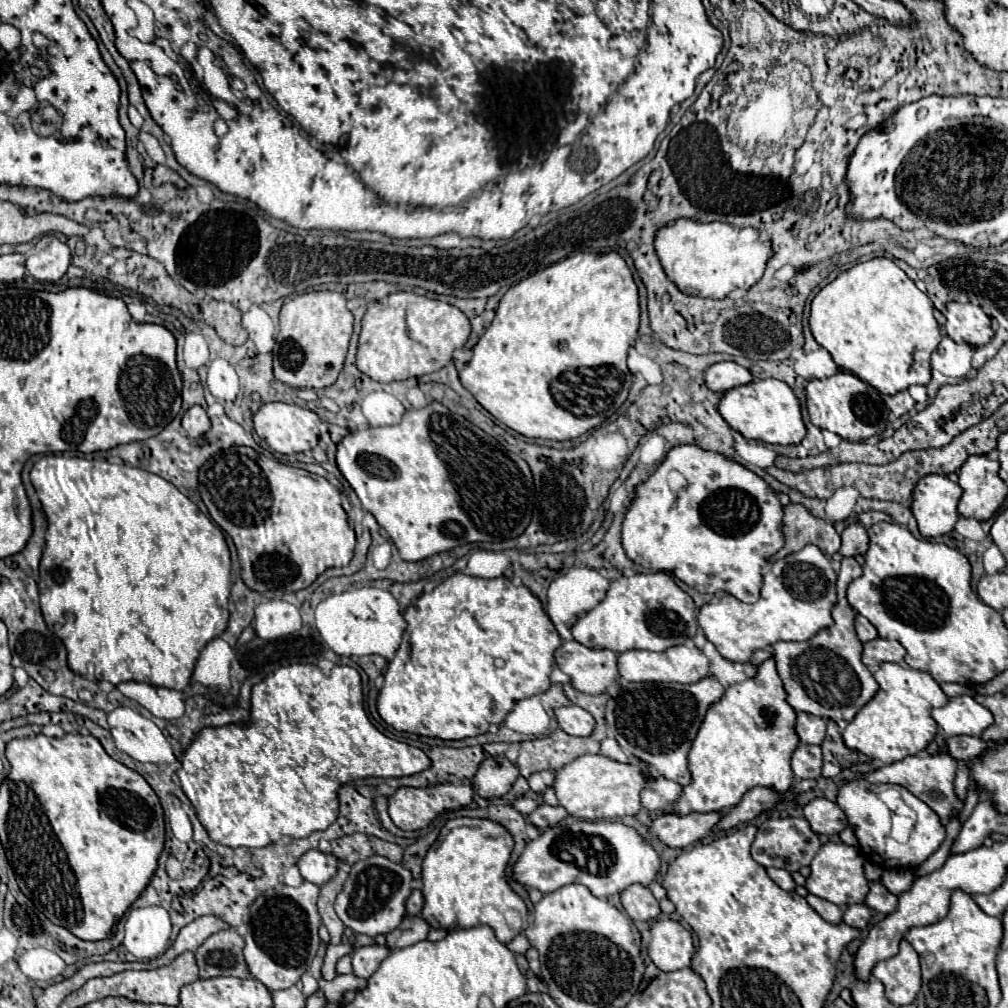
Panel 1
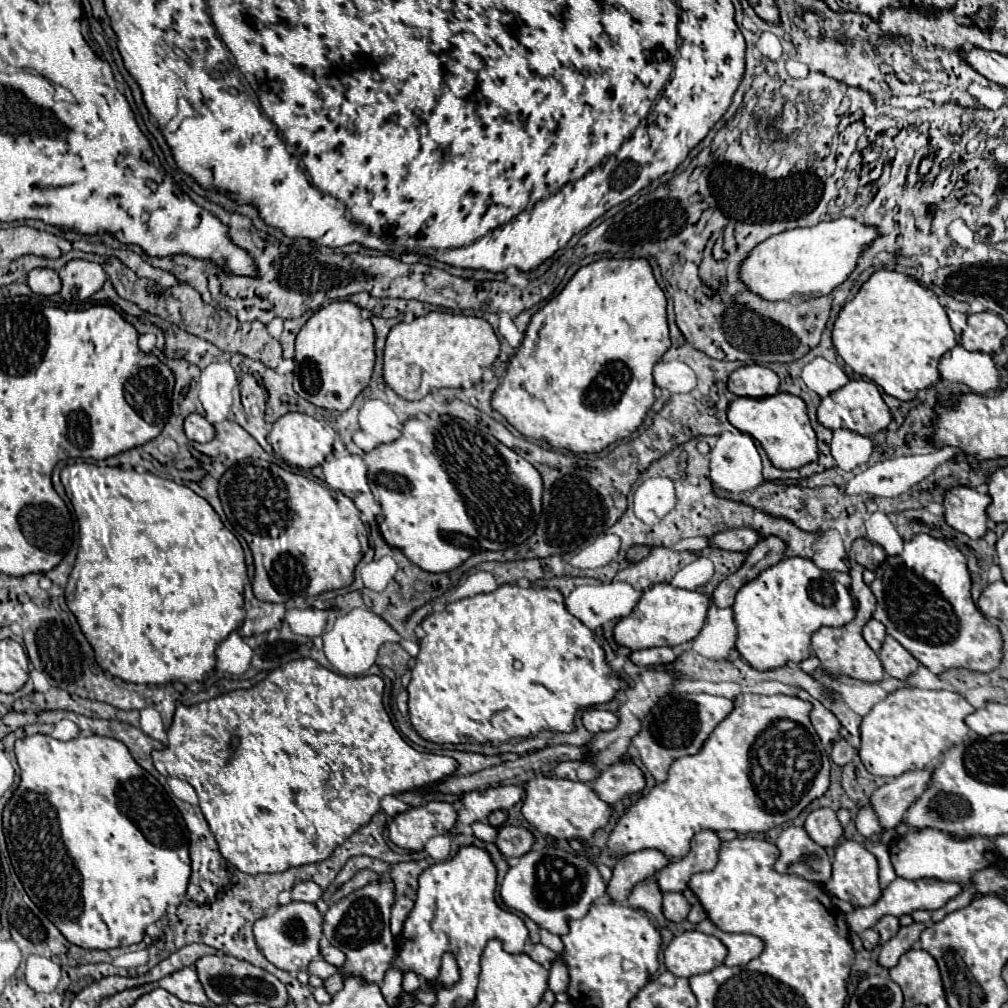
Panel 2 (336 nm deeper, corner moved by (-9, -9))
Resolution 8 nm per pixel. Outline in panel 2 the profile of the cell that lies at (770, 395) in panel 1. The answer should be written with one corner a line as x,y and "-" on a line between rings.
778,392
766,398
736,398
728,408
728,422
740,432
758,440
776,468
792,470
818,460
816,434
810,426
806,404
798,396

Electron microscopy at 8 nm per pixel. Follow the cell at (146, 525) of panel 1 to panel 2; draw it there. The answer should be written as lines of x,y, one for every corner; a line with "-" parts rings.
76,462
62,470
60,474
62,484
66,488
66,494
74,506
78,526
80,526
80,548
76,556
76,564
72,568
68,586
66,586
66,602
72,614
76,616
82,632
86,634
88,642
94,648
96,662
102,666
102,670
110,672
112,676
122,678
124,682
136,682
136,684
170,684
170,682
200,682
206,672
210,672
216,664
216,646
240,624
244,622
244,587
249,582
244,550
238,542
238,538
224,528
220,516
214,512
214,508
196,492
192,492
186,486
180,486
172,480
160,478
156,474
144,472
138,474
134,470
122,470
122,468
110,468
110,466
98,466
88,462

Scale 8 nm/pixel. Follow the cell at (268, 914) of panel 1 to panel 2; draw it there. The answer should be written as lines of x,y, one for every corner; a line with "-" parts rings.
290,902
286,906
278,906
274,914
260,918
254,924
254,938
262,954
274,966
296,974
306,970
308,964
320,956
320,936
322,936
322,914
314,904
306,902

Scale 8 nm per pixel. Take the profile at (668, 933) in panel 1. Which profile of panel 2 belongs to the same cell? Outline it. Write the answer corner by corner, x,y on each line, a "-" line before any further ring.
698,930
682,932
664,950
664,964
674,976
696,976
714,970
726,958
726,946

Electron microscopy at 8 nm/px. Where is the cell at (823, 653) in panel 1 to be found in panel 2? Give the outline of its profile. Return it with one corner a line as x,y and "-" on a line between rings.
852,562
850,568
850,576
852,576
852,594
858,602
858,610
856,610
856,618
840,628
830,628
830,626
822,626
814,636
812,636
812,650
814,654
820,658
820,662
824,664
826,672
830,674
848,674
852,678
864,680
864,682
880,682
882,680
882,662
876,656
876,652
866,644
866,640
862,638
862,628
864,624
872,618
872,612
876,610
876,598
872,594
872,590
864,584
862,580
862,572
864,566

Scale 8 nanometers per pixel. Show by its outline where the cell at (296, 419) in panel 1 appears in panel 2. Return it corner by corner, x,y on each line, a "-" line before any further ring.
288,412
274,422
268,442
272,444
274,454
280,456
286,464
310,470
314,466
320,466
324,462
324,458
332,452
334,438
336,438
336,432
326,420
316,420
302,412

